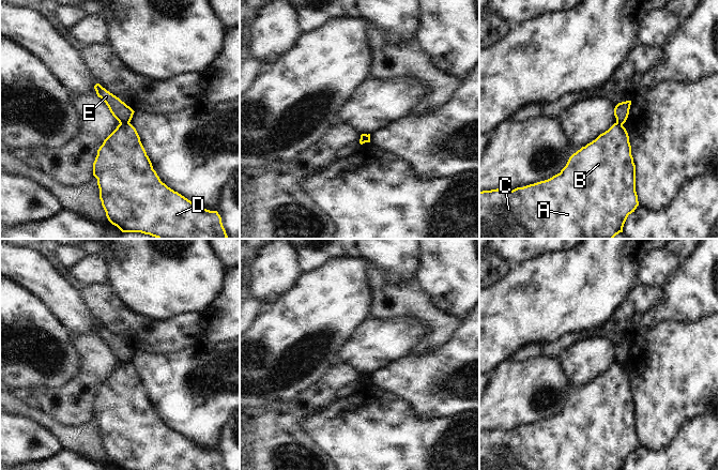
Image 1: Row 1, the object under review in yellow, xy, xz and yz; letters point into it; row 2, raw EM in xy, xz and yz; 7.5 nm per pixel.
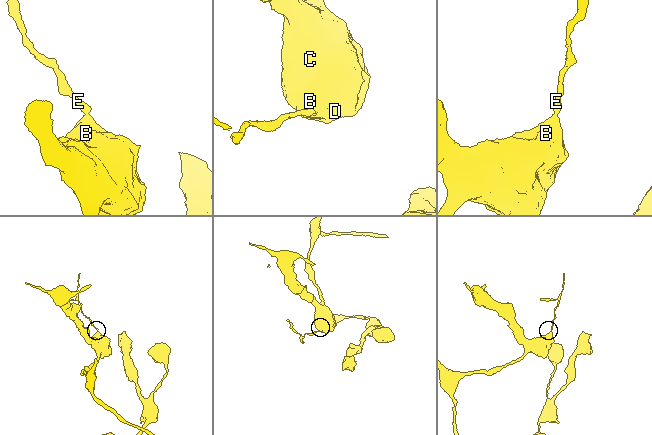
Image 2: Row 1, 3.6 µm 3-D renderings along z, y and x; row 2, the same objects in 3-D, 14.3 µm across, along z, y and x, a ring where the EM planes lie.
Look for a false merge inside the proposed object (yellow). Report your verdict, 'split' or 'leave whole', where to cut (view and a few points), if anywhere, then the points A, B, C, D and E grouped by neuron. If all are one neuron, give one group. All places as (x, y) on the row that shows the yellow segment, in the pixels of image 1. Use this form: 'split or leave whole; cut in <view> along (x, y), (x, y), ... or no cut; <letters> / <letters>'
split; cut in xy along (128, 122), (120, 124); A B C D / E

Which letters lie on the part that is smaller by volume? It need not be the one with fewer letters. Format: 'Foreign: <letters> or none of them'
Foreign: E

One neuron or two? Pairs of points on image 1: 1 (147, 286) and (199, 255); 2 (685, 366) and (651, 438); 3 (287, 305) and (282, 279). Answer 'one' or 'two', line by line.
1: one
2: one
3: two

